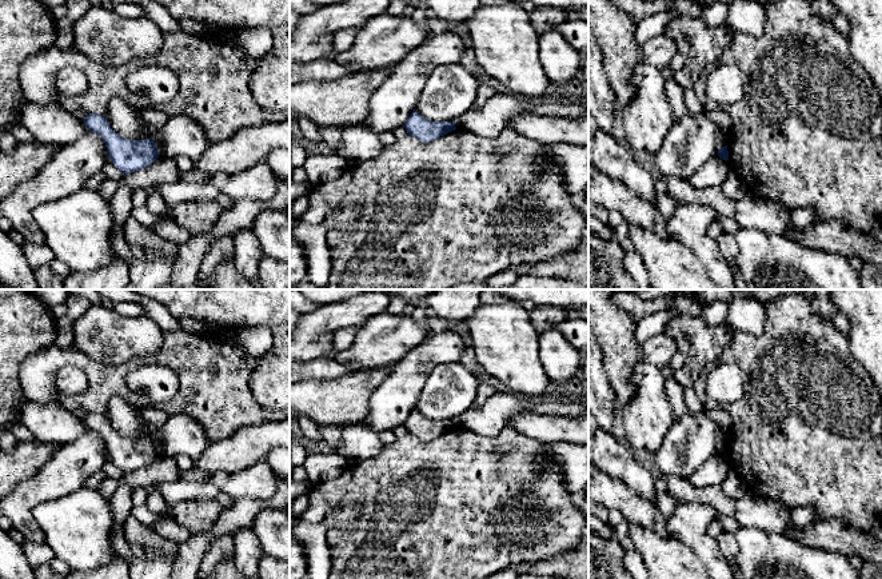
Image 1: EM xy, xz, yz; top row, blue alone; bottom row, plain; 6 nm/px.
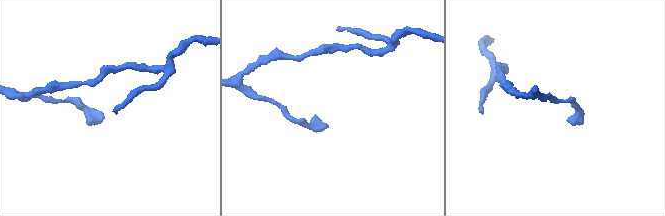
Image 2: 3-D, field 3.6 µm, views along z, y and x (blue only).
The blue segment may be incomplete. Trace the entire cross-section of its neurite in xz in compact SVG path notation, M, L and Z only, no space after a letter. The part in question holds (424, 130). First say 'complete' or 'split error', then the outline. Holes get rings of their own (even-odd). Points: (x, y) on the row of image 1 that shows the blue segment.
complete | M415 109L403 125L410 136L430 143L456 129L455 121L431 121Z

